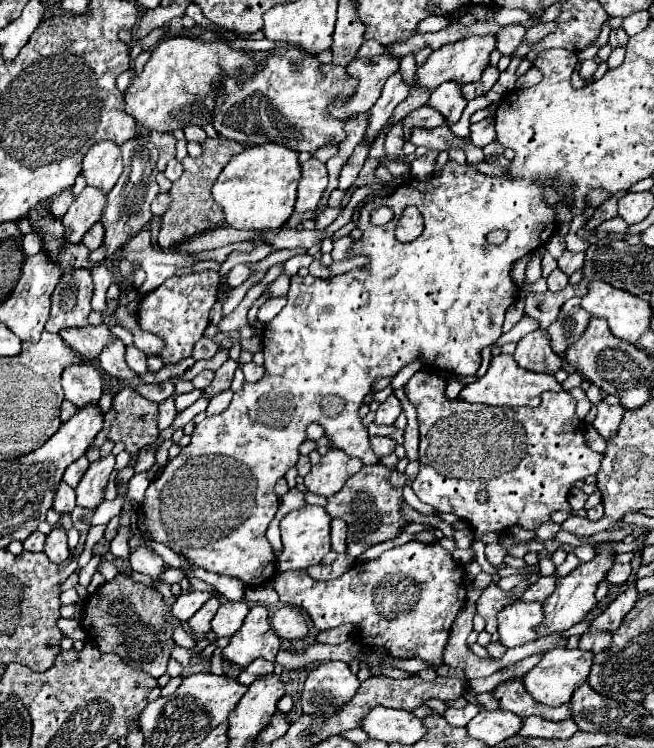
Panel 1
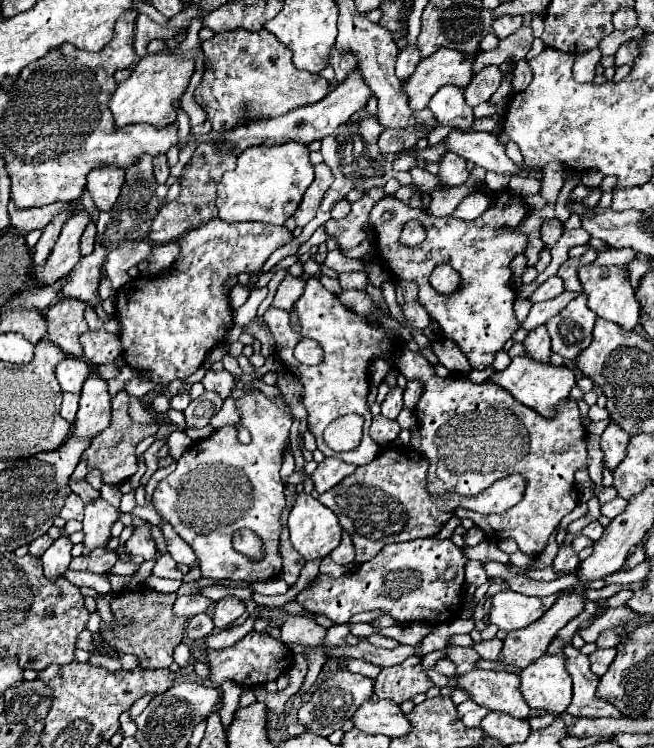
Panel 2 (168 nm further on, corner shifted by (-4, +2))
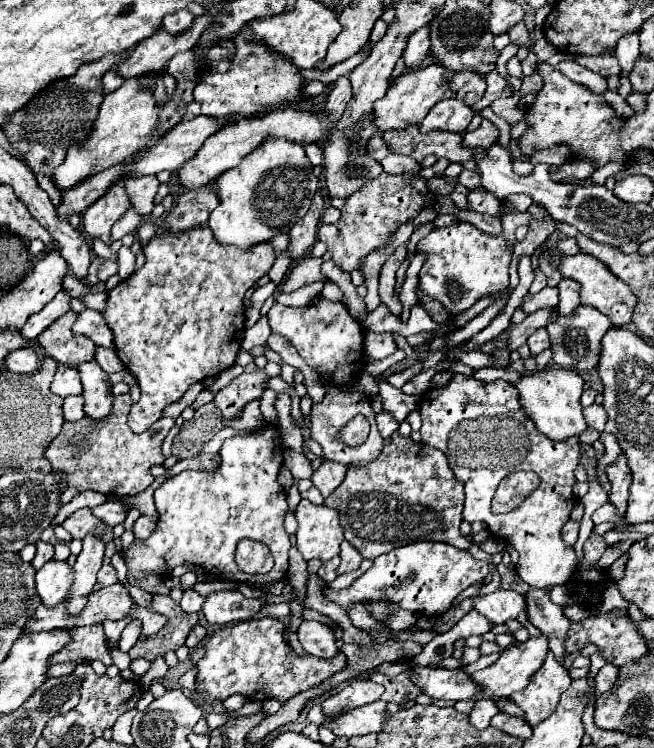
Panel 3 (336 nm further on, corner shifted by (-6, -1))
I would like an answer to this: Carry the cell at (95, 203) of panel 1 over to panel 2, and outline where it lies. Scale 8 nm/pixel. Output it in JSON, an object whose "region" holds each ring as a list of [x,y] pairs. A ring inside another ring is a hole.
{"region":[[[84,208],[76,210],[64,224],[62,234],[50,254],[50,258],[46,260],[44,266],[38,266],[38,278],[42,280],[42,284],[52,284],[56,280],[60,280],[62,276],[66,276],[80,260],[80,238],[82,238],[82,230],[86,230],[86,226],[92,222],[92,214],[86,212]]]}

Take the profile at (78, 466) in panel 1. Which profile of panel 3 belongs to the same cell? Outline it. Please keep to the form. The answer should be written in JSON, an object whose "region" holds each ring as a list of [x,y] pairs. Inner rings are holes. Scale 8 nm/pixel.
{"region":[[[106,501],[104,505],[94,507],[92,513],[94,513],[94,517],[102,519],[106,525],[114,527],[114,525],[124,523],[124,519],[126,519],[126,515],[128,515],[130,509],[132,509],[130,505],[124,505],[124,503],[120,503],[120,501]]]}

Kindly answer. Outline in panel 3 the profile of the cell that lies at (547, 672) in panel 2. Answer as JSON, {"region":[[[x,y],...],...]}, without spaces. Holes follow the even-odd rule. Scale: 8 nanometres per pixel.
{"region":[[[548,653],[544,665],[532,675],[528,687],[522,693],[514,693],[510,701],[514,701],[524,711],[524,719],[530,727],[534,727],[554,711],[560,695],[570,687],[570,681],[572,679],[562,663],[558,663],[554,655]]]}

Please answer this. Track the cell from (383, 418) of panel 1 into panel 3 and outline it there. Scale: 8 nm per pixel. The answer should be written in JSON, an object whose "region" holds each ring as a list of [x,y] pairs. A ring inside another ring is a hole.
{"region":[[[378,381],[378,389],[380,389],[380,397],[384,403],[384,409],[388,413],[394,415],[396,421],[404,421],[408,417],[408,413],[412,409],[416,409],[418,405],[418,397],[416,395],[406,395],[400,389],[394,389],[390,383],[386,381]]]}

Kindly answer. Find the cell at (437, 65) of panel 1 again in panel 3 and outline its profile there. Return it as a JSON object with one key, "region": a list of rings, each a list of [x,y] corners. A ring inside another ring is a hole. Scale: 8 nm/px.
{"region":[[[430,65],[426,69],[418,69],[406,75],[400,75],[400,79],[396,79],[386,95],[382,99],[378,99],[374,103],[372,109],[372,125],[380,131],[396,131],[396,129],[404,129],[408,125],[420,125],[420,121],[428,115],[428,109],[438,103],[440,99],[450,99],[454,93],[448,89],[448,81],[452,79],[452,71],[448,71],[444,65]]]}

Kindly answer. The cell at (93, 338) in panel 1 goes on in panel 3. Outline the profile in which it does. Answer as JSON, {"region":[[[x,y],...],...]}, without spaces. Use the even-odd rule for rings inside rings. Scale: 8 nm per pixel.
{"region":[[[98,347],[98,349],[96,349],[96,363],[98,363],[98,365],[100,365],[108,375],[118,373],[118,371],[124,369],[124,365],[122,365],[122,361],[118,359],[118,355],[116,355],[114,349]]]}

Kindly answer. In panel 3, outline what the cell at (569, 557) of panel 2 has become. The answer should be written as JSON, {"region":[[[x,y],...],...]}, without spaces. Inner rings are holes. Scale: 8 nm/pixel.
{"region":[[[568,521],[564,527],[562,527],[562,537],[568,545],[574,545],[576,539],[578,539],[578,529],[580,529],[580,521]]]}

